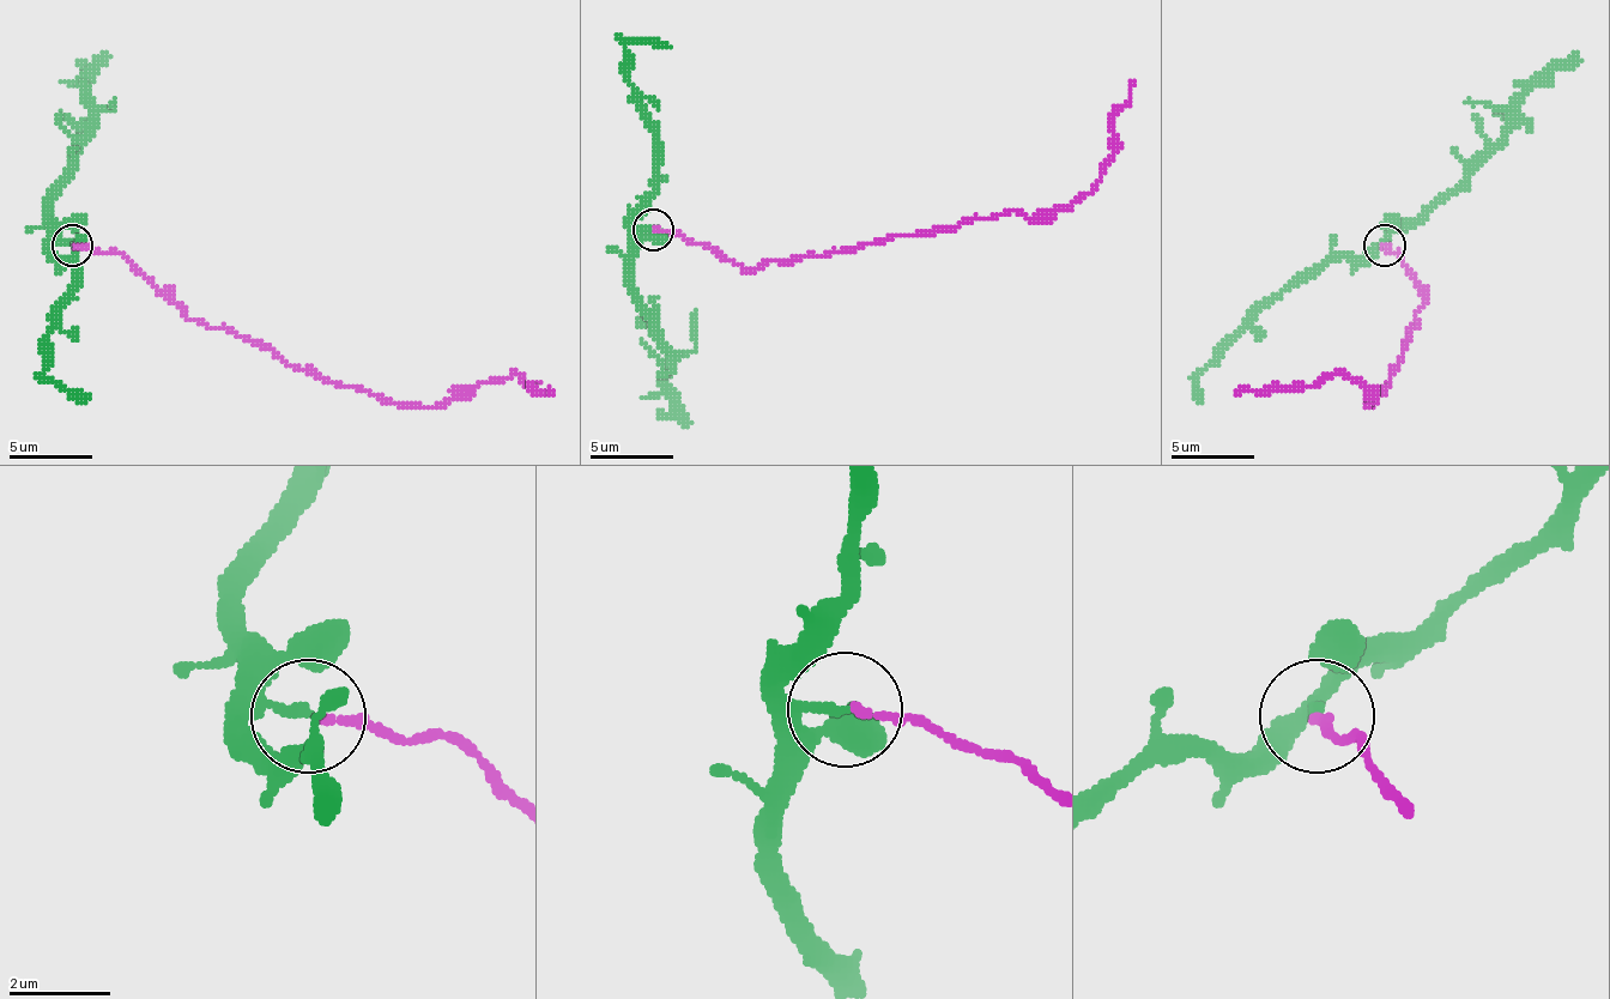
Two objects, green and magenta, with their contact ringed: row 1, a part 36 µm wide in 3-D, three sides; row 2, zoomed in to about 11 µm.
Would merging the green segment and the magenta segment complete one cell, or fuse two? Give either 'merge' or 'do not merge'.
do not merge

